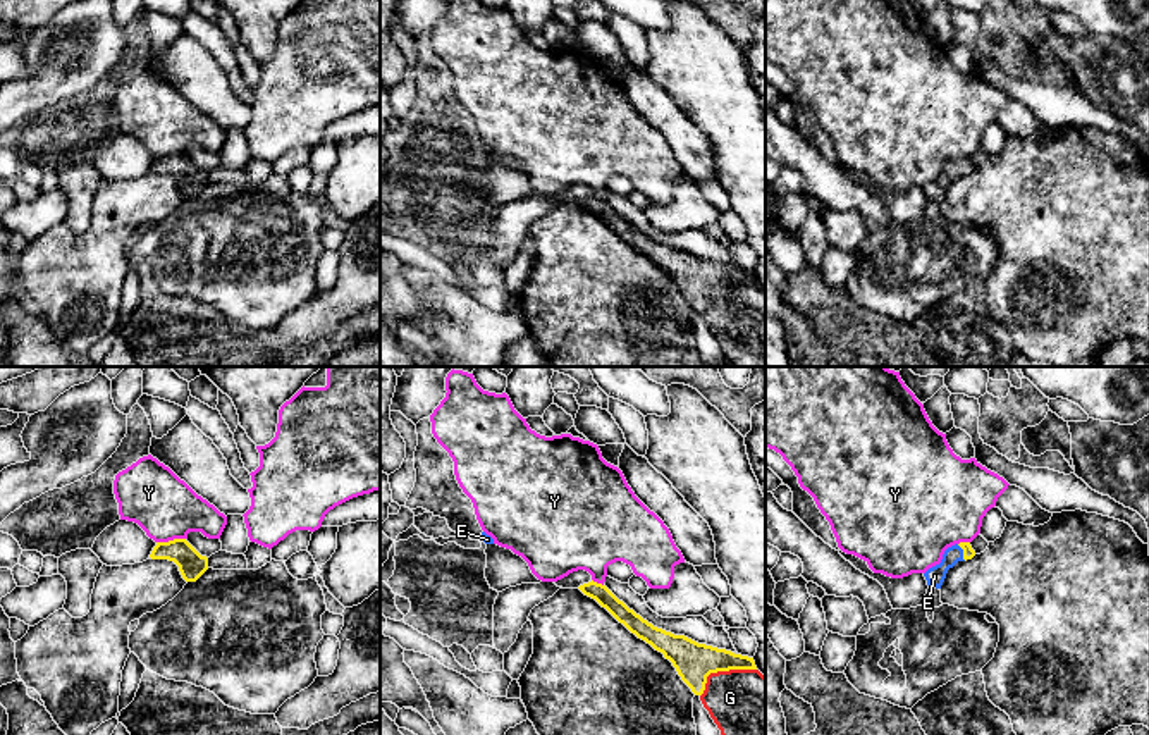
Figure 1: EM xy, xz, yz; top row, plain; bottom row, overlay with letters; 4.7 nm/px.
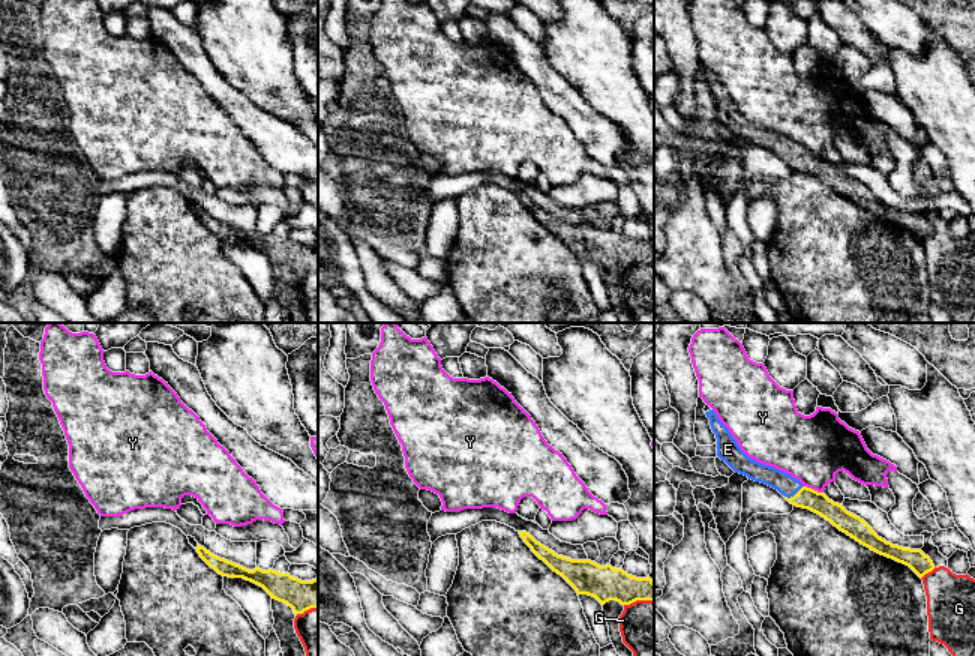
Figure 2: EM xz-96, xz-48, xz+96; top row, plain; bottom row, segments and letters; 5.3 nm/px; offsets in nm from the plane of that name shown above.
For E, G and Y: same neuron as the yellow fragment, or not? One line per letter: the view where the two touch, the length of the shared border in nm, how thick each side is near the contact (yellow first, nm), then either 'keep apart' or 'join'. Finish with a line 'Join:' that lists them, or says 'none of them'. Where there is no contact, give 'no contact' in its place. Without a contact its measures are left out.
E: yz | 90 nm | 60/90 nm | join
G: xz | 300 nm | 180/360 nm | keep apart
Y: xy | 140 nm | 130/300 nm | keep apart
Join: E

